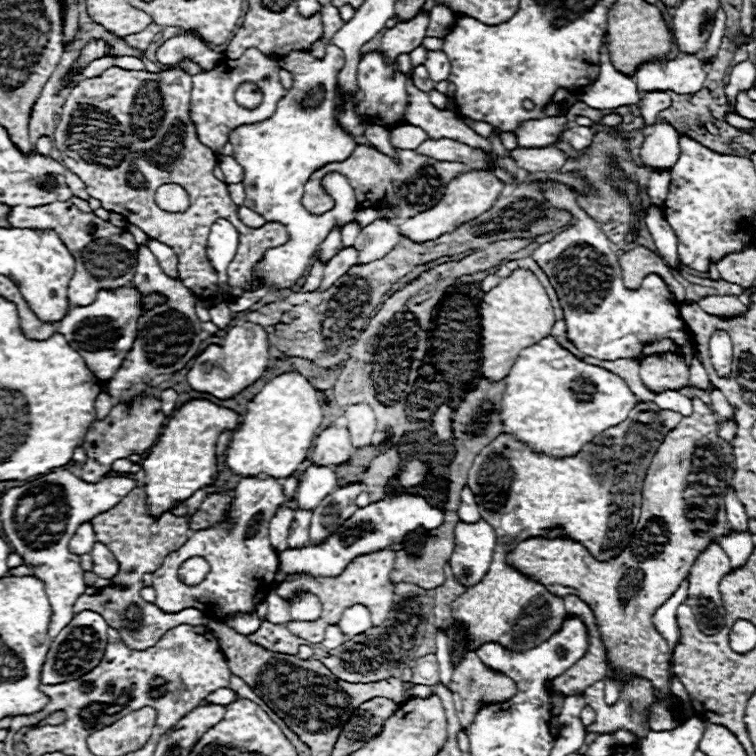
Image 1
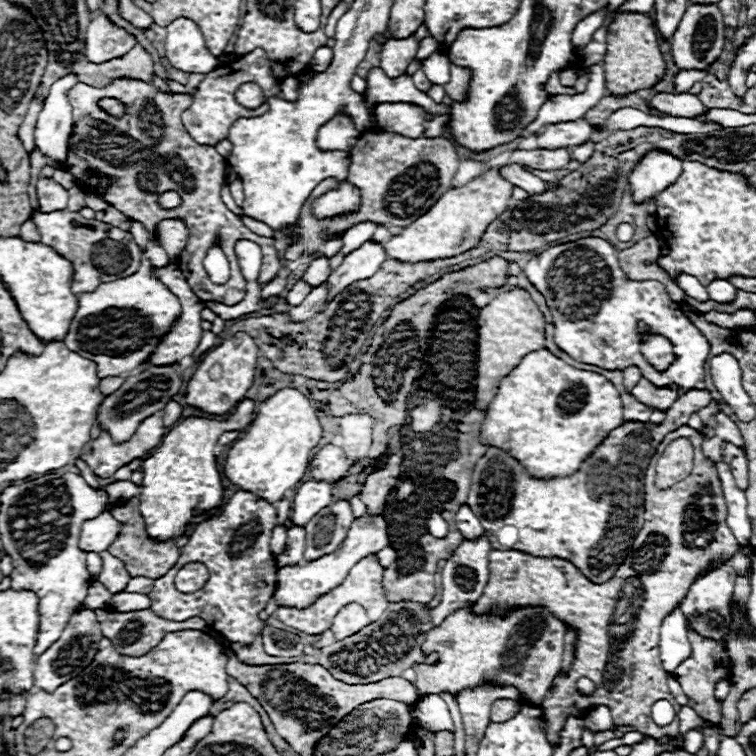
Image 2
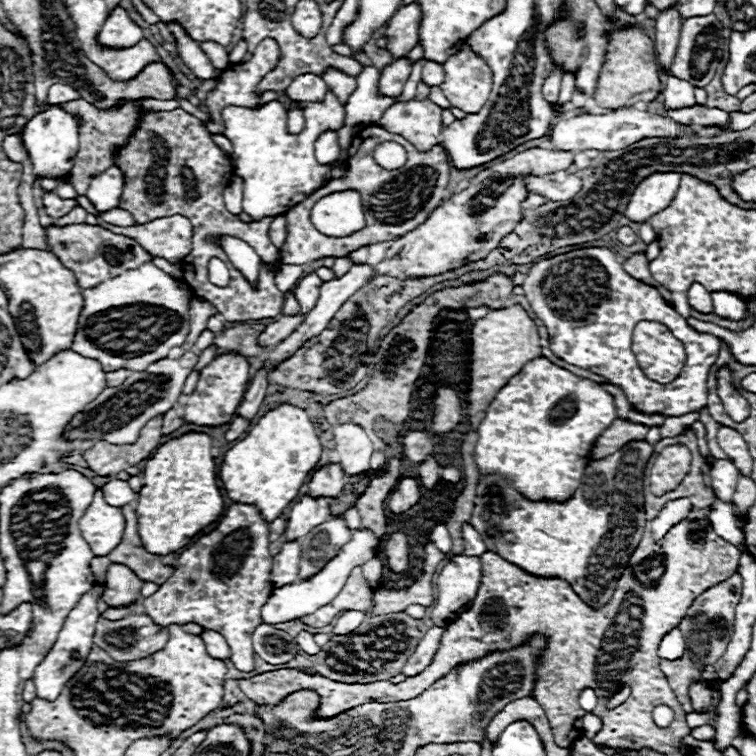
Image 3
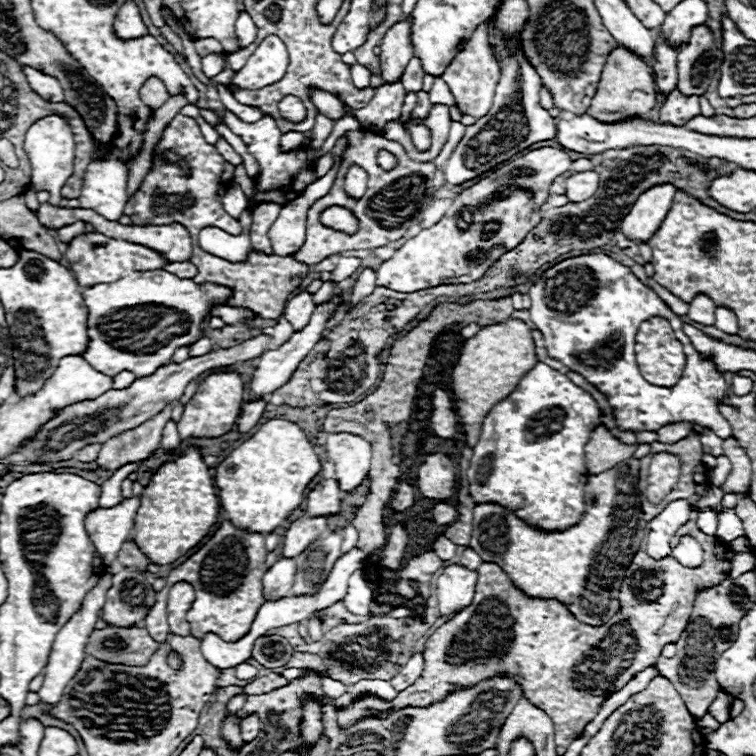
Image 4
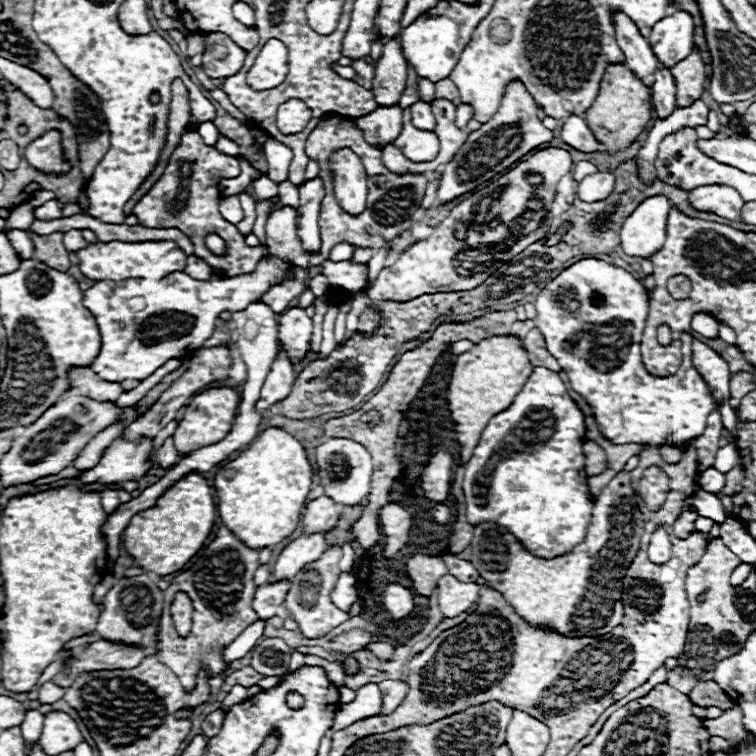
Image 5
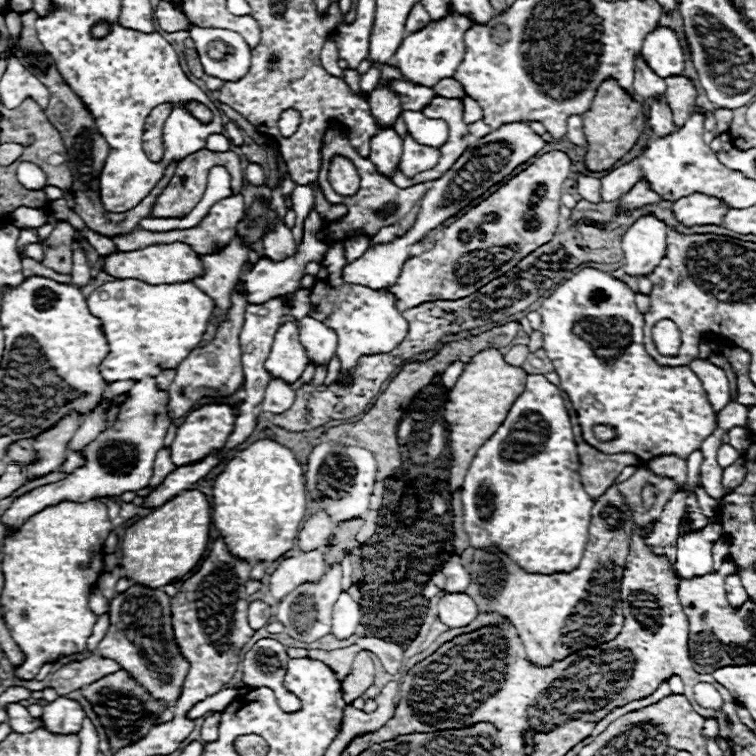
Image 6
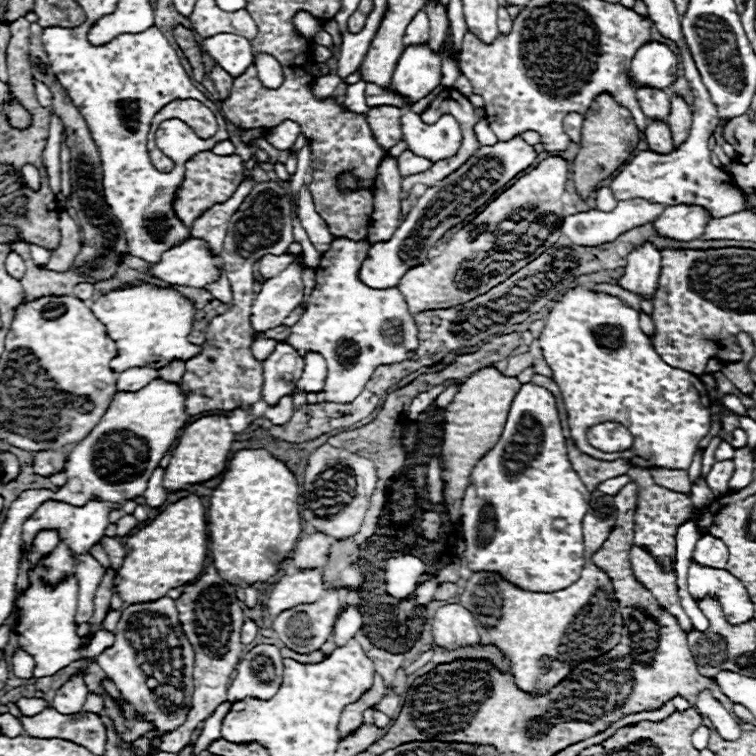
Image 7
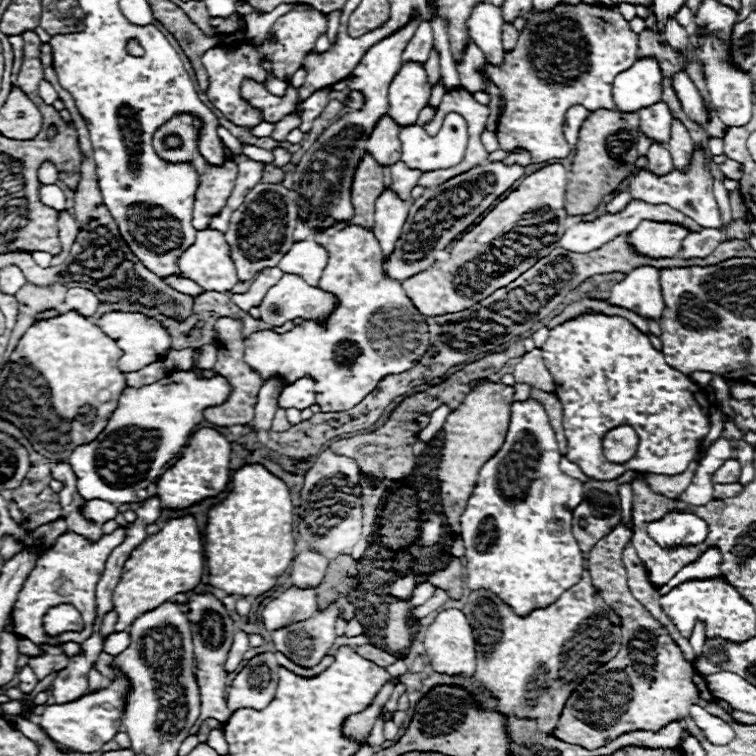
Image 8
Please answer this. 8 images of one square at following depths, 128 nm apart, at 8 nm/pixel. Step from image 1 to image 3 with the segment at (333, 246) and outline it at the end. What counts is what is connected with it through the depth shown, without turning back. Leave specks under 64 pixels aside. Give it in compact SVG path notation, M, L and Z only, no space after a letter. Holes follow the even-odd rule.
M308 274L298 282L298 286L294 288L294 298L300 304L300 314L308 314L314 308L320 294L320 286L322 282L316 274Z

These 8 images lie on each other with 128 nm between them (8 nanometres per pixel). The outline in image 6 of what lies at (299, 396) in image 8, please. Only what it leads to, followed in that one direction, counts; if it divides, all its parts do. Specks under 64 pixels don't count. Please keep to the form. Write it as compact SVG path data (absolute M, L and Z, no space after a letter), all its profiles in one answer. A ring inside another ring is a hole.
M302 318L298 322L300 330L300 342L306 346L308 360L314 362L314 366L328 364L334 350L336 350L336 332L326 328L322 322L316 322L314 318Z

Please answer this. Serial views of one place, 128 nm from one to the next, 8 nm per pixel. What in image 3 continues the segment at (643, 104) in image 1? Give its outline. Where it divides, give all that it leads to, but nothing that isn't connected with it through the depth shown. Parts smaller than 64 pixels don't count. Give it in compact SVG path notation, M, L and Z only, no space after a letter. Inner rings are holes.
M692 106L692 108L682 108L682 110L670 110L664 112L664 116L674 118L676 122L684 122L686 126L724 126L730 122L730 114L720 110L720 108L708 108L708 106Z

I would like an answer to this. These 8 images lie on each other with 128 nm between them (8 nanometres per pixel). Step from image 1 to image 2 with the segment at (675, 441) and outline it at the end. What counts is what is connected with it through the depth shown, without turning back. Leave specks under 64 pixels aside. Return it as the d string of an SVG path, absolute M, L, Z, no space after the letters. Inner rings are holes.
M680 426L660 442L644 478L644 528L638 532L630 556L606 584L588 582L570 562L560 558L532 558L516 550L490 550L488 584L482 598L472 606L476 614L488 614L490 610L504 614L512 608L542 606L578 634L572 668L566 674L556 674L554 686L540 704L544 720L548 720L546 734L552 746L560 744L560 730L570 714L582 716L602 704L610 708L616 726L632 726L652 738L679 733L678 719L670 726L660 728L650 718L650 706L656 700L668 700L676 710L680 708L668 690L662 660L658 658L660 624L680 606L700 574L708 574L708 570L726 564L730 554L738 550L736 538L726 524L726 506L716 464L708 460L700 448L702 436L690 426ZM674 438L688 438L692 442L694 470L676 486L656 490L656 460ZM582 676L596 684L596 694L588 698L578 694L576 680Z

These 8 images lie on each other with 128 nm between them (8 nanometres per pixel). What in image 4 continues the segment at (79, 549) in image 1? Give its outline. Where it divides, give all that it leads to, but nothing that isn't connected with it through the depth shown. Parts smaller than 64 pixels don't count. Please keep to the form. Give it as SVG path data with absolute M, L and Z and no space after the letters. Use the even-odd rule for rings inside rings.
M126 498L112 508L98 508L92 514L88 514L88 536L94 542L106 566L110 566L116 560L122 544L128 540L128 532L132 530L138 506L138 498Z

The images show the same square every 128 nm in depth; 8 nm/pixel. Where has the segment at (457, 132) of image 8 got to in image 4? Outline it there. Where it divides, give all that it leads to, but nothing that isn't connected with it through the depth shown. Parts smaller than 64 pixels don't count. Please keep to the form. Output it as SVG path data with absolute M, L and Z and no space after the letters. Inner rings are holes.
M418 92L418 102L416 102L416 108L412 110L412 116L420 118L420 120L426 118L430 112L430 106L432 106L432 102L428 98L428 92Z

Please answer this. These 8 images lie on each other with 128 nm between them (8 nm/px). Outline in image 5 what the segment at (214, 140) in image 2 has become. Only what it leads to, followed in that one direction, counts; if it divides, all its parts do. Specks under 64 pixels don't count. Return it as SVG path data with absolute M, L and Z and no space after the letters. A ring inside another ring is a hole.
M272 38L260 50L246 80L254 90L276 88L286 78L286 72L288 72L286 66L288 66L288 50L280 40Z

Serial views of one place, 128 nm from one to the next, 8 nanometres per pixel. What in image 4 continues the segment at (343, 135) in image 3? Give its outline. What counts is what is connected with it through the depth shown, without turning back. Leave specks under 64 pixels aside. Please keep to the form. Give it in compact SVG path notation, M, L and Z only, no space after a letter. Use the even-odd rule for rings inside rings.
M352 64L350 70L352 70L352 82L354 82L356 88L370 86L370 72L368 72L364 66L360 66L360 64ZM342 136L336 144L336 148L332 150L334 154L334 166L332 170L320 178L318 182L310 184L302 196L294 198L294 202L288 202L286 206L282 206L282 212L278 216L278 220L272 224L272 228L268 230L268 238L272 244L274 254L278 256L291 256L294 252L298 252L306 240L306 216L310 206L322 198L334 184L336 174L338 174L338 166L340 166L340 154L346 148L346 138Z

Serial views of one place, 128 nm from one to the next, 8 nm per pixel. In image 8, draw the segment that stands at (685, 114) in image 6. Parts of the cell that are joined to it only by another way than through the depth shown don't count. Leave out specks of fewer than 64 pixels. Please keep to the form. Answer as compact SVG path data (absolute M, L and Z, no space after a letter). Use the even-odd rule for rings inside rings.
M678 120L672 122L672 136L668 142L668 150L672 154L672 162L676 170L684 170L690 164L692 152L694 152L692 140L690 140L688 130Z

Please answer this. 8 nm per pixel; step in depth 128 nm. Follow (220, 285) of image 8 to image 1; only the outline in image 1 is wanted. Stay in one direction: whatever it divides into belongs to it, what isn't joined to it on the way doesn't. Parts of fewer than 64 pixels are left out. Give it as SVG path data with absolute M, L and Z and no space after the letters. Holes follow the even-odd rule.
M54 202L38 208L14 206L10 222L16 228L36 228L36 230L54 230L64 246L76 260L76 272L68 286L68 300L72 306L86 306L94 302L100 288L118 288L128 284L136 274L138 264L138 246L130 232L94 216L80 212L72 202Z

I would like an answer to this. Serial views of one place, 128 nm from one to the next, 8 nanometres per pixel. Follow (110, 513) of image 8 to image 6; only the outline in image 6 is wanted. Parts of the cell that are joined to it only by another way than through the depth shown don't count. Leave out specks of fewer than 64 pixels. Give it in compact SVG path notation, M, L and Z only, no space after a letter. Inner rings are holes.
M100 500L90 502L62 502L56 506L48 506L42 512L28 518L26 524L14 538L6 540L6 556L2 562L4 568L4 590L2 590L2 612L10 636L24 652L26 660L16 670L16 674L24 680L32 680L40 668L56 658L66 658L72 654L86 652L86 640L92 634L92 626L96 624L98 616L90 612L88 598L90 586L102 574L102 548L104 540L112 530L112 522L106 514L106 504Z

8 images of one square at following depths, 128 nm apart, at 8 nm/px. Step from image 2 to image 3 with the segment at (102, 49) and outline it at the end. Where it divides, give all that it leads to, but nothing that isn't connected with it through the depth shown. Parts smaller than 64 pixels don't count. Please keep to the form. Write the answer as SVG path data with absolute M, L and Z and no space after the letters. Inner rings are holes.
M116 8L106 18L102 32L98 34L98 42L106 48L130 48L142 40L142 28L130 20L124 8Z

